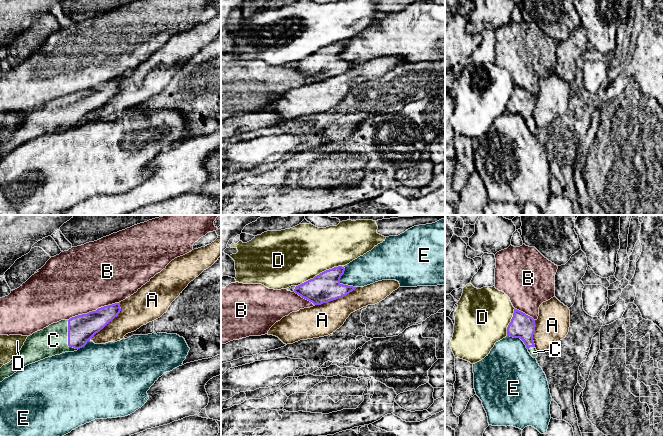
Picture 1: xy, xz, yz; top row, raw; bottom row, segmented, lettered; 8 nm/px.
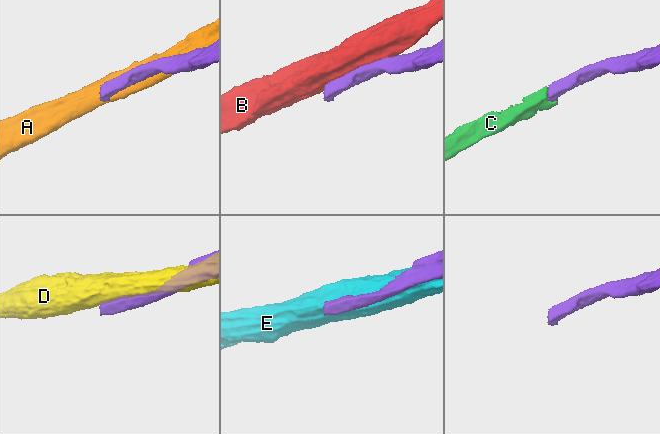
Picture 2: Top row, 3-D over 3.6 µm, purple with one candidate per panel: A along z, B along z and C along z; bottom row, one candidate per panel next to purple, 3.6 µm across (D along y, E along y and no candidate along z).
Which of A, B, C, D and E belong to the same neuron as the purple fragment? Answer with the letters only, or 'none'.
C

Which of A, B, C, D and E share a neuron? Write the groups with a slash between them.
A / B / C / D / E

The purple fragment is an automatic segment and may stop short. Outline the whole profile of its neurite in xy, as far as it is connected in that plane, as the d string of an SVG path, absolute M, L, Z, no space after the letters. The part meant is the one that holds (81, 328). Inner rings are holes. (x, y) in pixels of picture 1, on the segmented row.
M120 302L53 323L28 336L19 353L0 368L0 382L23 367L65 352L74 352L120 313Z

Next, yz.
M514 309L513 317L507 327L507 336L520 338L533 358L537 358L538 351L535 348L533 335L535 332L535 320L525 313Z

